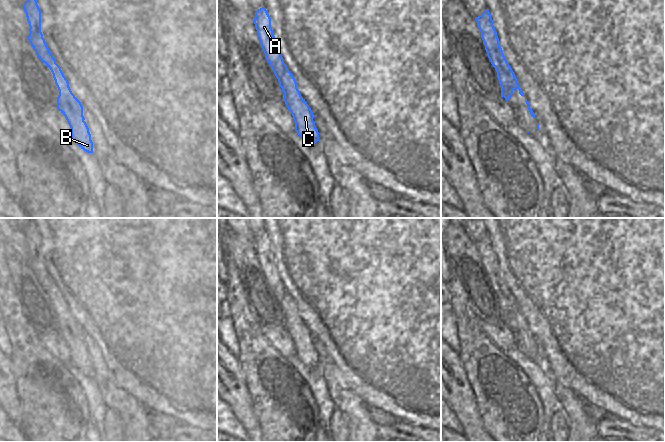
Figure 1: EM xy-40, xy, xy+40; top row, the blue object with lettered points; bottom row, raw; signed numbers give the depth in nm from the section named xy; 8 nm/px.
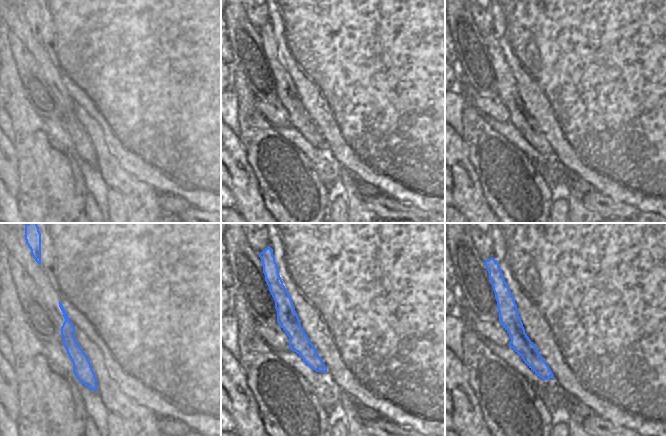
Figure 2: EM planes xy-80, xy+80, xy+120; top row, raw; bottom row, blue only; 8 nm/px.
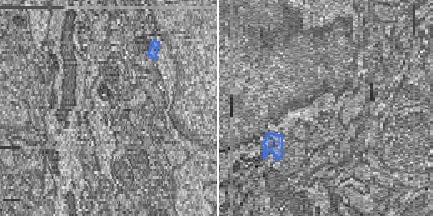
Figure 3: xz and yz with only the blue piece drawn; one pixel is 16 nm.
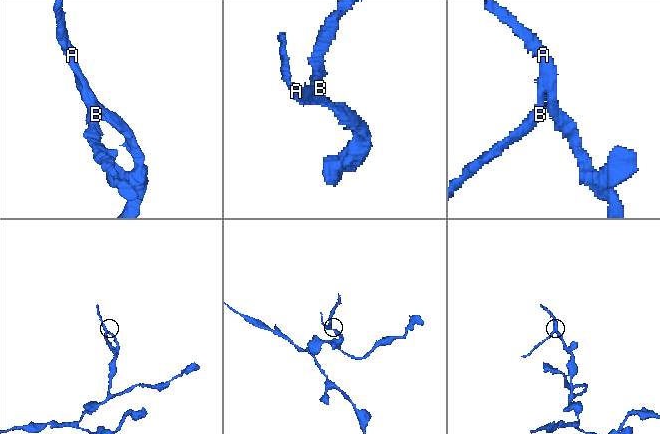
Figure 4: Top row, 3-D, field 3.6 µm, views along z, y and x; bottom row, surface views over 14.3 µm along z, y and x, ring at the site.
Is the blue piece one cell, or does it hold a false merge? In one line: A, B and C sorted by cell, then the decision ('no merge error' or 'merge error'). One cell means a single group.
A C / B; merge error

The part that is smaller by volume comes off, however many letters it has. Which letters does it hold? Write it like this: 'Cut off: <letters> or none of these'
Cut off: B

